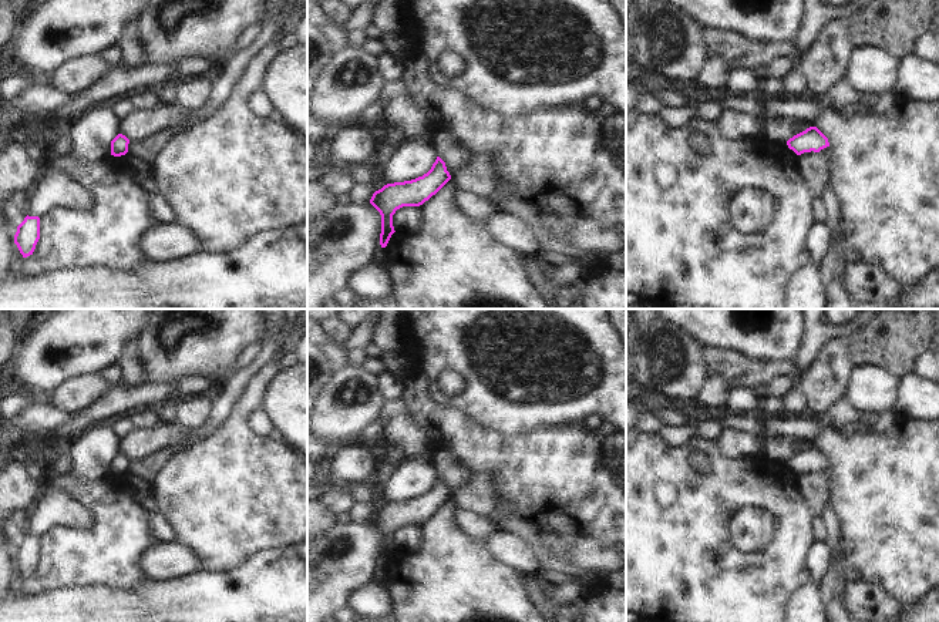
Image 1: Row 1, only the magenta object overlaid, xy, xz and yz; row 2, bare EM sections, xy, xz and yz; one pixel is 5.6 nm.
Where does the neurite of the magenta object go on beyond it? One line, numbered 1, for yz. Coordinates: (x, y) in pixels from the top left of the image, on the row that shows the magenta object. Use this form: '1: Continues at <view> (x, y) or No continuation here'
1: No continuation here.

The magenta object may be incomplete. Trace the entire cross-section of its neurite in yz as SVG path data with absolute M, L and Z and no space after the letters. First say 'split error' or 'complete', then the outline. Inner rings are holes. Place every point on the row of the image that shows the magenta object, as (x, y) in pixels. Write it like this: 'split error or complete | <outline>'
complete | M810 127L790 138L787 145L797 155L801 155L811 151L819 152L821 149L829 147L829 142L828 138L817 127Z

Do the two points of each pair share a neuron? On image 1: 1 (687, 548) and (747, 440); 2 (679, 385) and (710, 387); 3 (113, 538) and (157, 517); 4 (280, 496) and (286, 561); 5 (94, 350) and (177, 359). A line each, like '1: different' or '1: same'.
1: different
2: different
3: different
4: different
5: different

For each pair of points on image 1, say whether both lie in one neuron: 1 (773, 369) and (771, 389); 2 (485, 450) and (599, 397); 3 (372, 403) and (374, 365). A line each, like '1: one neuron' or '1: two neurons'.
1: two neurons
2: two neurons
3: two neurons

